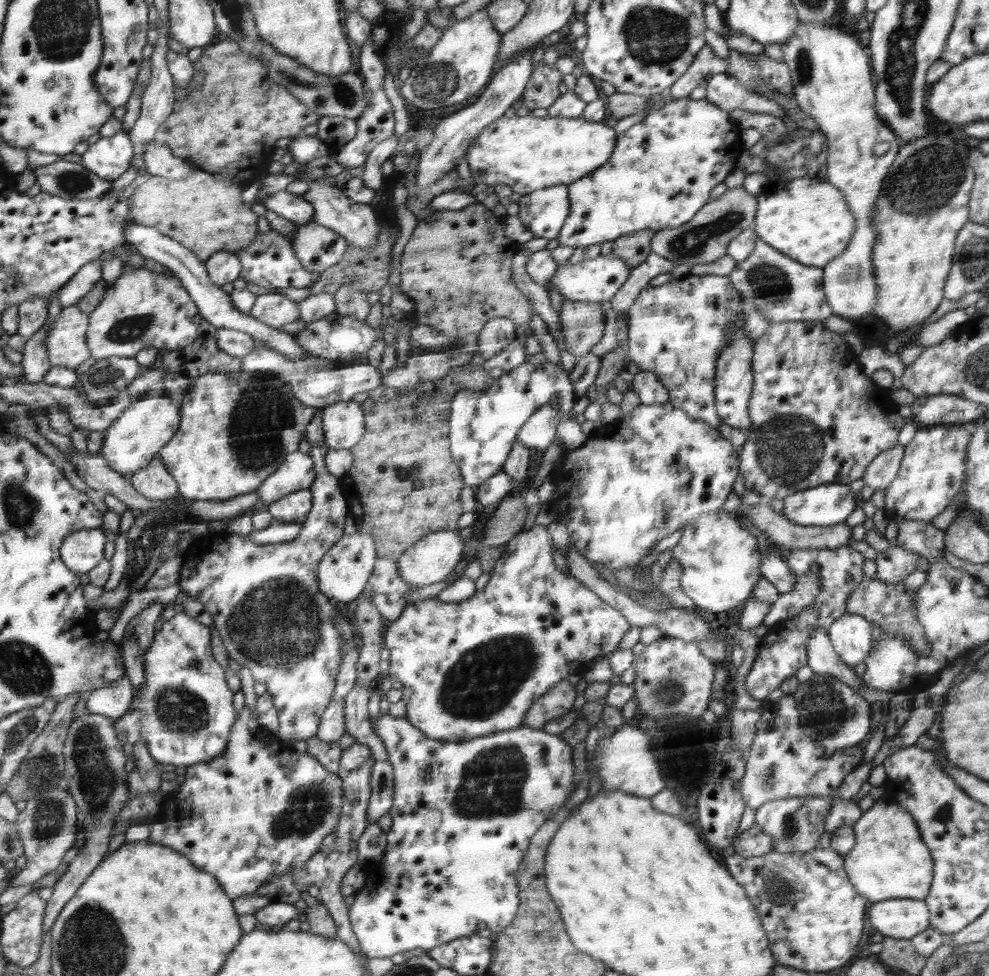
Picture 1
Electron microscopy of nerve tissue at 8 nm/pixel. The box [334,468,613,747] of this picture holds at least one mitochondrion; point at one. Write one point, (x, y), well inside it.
(482, 683)

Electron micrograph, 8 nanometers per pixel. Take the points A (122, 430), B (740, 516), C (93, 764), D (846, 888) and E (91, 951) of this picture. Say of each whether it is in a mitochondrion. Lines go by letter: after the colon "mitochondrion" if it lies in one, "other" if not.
A: other
B: other
C: mitochondrion
D: other
E: mitochondrion

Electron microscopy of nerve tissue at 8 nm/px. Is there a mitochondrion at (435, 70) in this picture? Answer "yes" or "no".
yes

